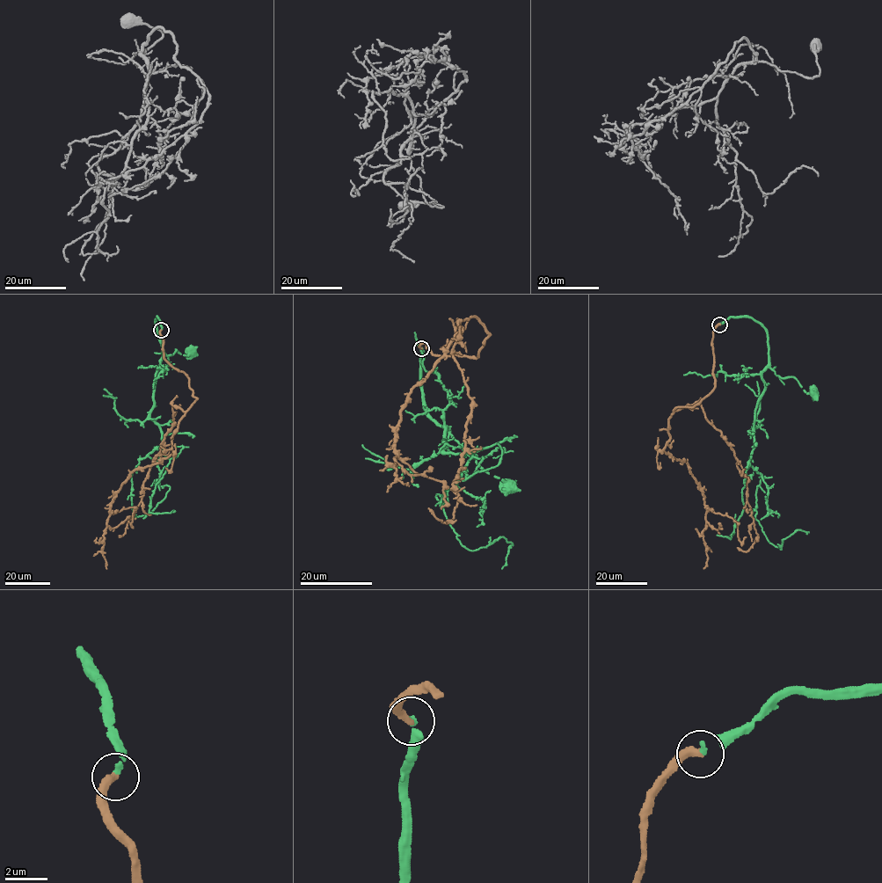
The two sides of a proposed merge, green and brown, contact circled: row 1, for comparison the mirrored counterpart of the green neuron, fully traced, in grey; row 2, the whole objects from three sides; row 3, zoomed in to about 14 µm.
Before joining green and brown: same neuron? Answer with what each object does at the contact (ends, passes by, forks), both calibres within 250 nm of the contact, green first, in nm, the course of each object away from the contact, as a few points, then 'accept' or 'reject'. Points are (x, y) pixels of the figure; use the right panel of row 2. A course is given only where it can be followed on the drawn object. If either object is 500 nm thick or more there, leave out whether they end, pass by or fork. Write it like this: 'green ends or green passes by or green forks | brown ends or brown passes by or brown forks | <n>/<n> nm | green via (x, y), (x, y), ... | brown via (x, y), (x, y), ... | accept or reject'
green ends | brown ends | 190/400 nm | green via (719, 324), (731, 317), (748, 316), (762, 326), (769, 366), (776, 375), (793, 376), (805, 392), (815, 394) | brown via (719, 324), (715, 386), (693, 407), (674, 410), (698, 404), (748, 478), (758, 536), (747, 551), (737, 547) | accept

